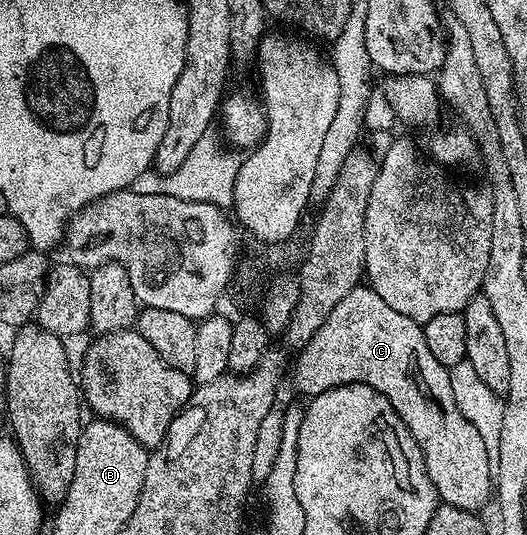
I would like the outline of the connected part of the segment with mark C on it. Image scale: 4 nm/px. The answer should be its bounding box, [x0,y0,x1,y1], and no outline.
[292,286,492,513]

